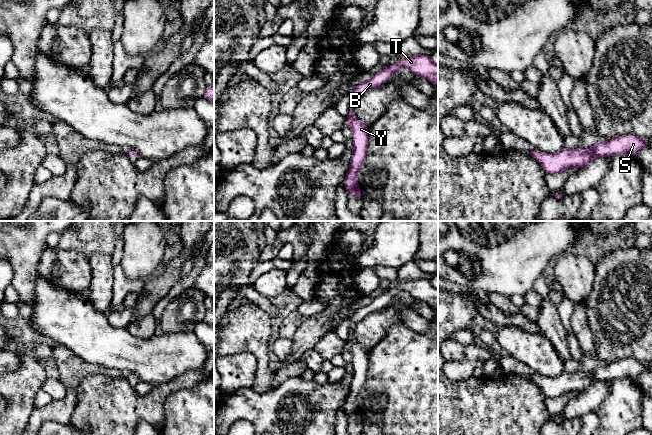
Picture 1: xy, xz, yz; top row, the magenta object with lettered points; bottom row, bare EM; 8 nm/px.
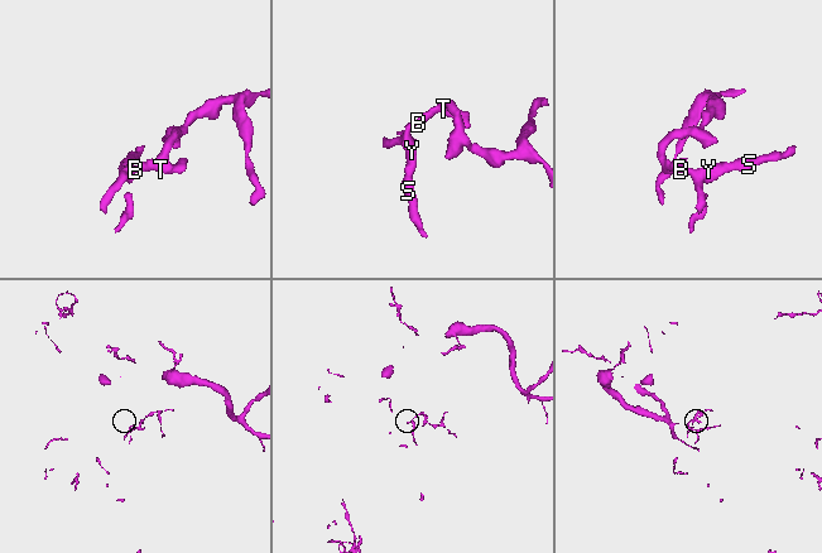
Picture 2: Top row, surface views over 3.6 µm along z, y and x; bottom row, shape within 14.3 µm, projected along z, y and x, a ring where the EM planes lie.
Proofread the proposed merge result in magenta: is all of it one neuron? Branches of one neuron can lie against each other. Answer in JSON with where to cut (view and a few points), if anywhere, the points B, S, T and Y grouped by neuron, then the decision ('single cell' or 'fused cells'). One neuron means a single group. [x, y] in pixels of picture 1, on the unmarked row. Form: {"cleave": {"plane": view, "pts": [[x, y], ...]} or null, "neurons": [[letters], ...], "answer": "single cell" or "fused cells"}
{"cleave": null, "neurons": [["B", "S", "T", "Y"]], "answer": "single cell"}

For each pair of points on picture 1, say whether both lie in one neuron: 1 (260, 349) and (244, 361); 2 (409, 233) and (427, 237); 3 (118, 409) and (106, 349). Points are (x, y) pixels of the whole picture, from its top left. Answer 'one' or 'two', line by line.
1: two
2: two
3: two

